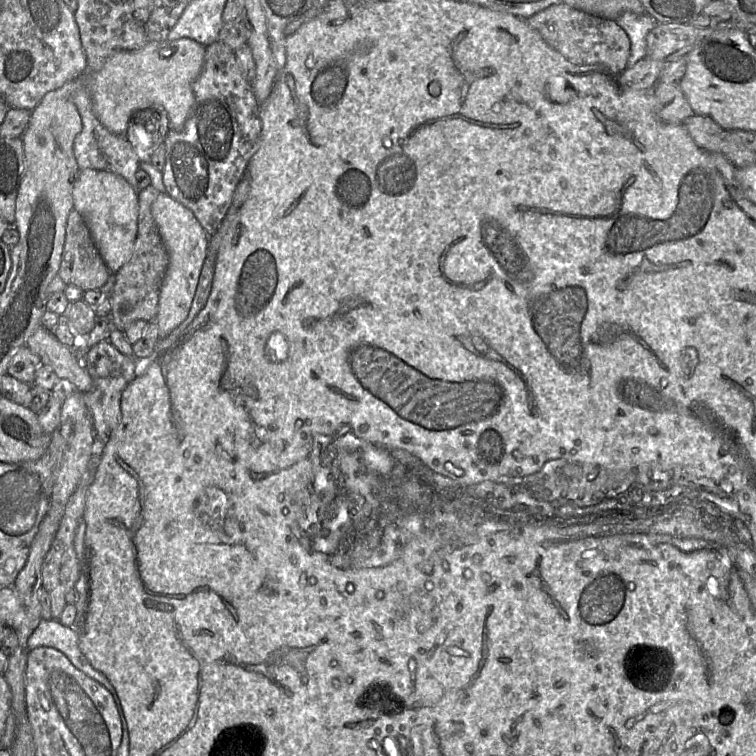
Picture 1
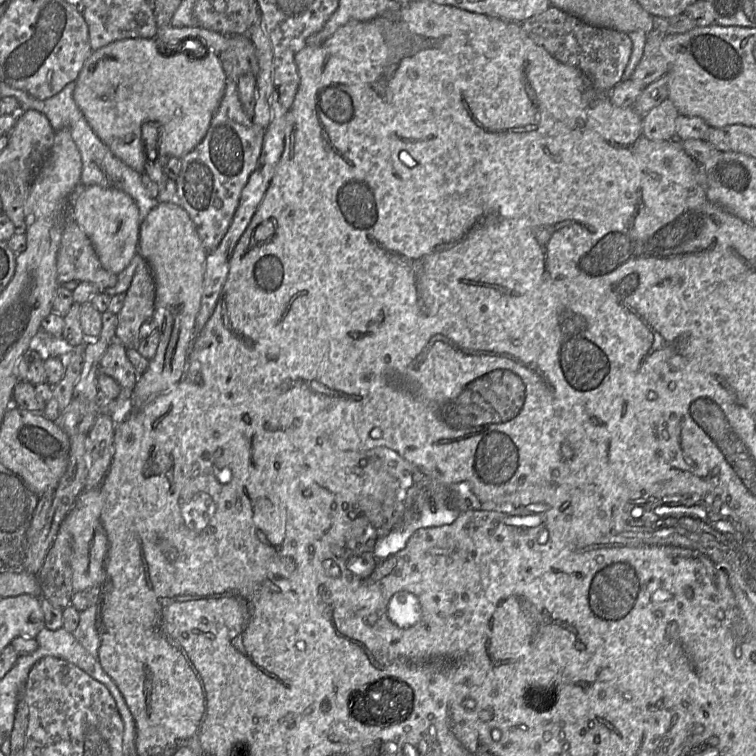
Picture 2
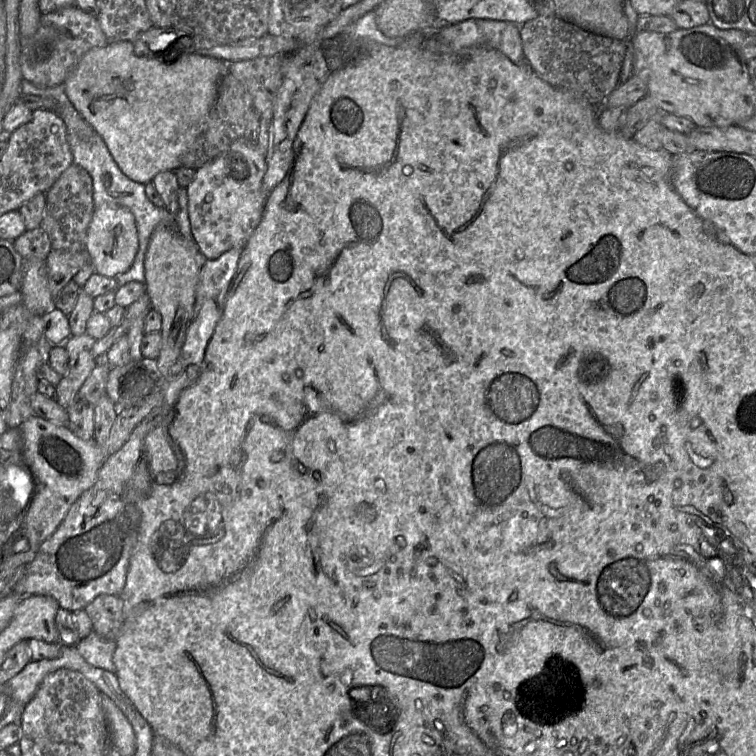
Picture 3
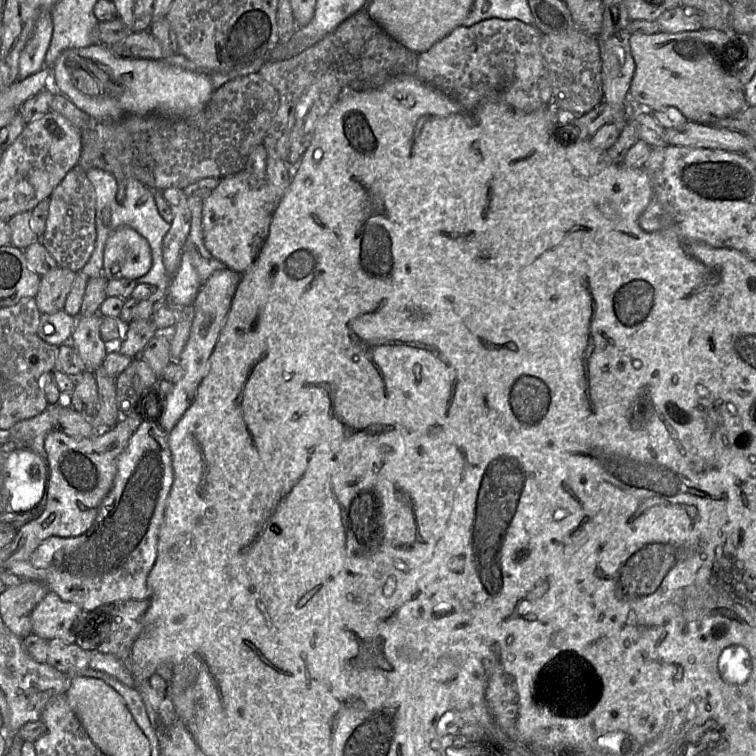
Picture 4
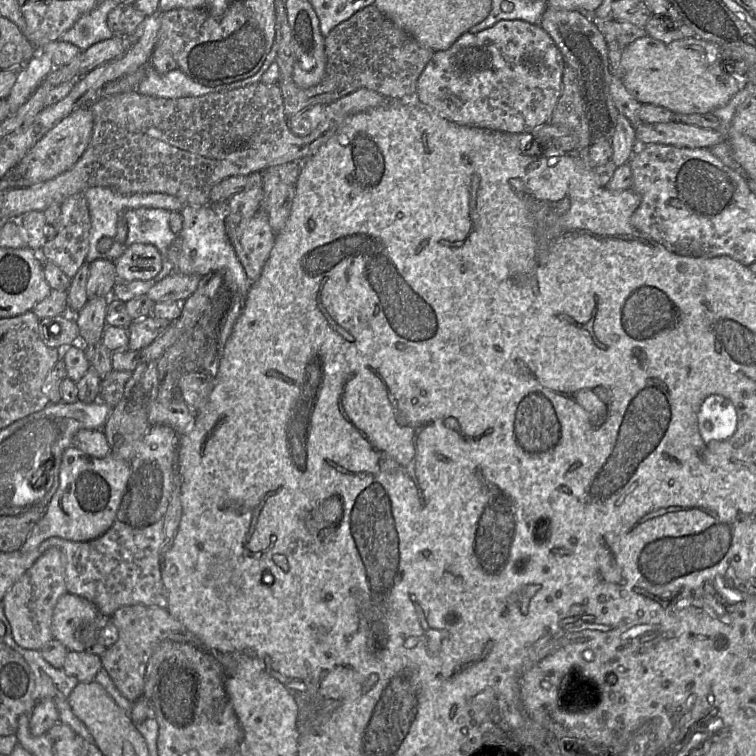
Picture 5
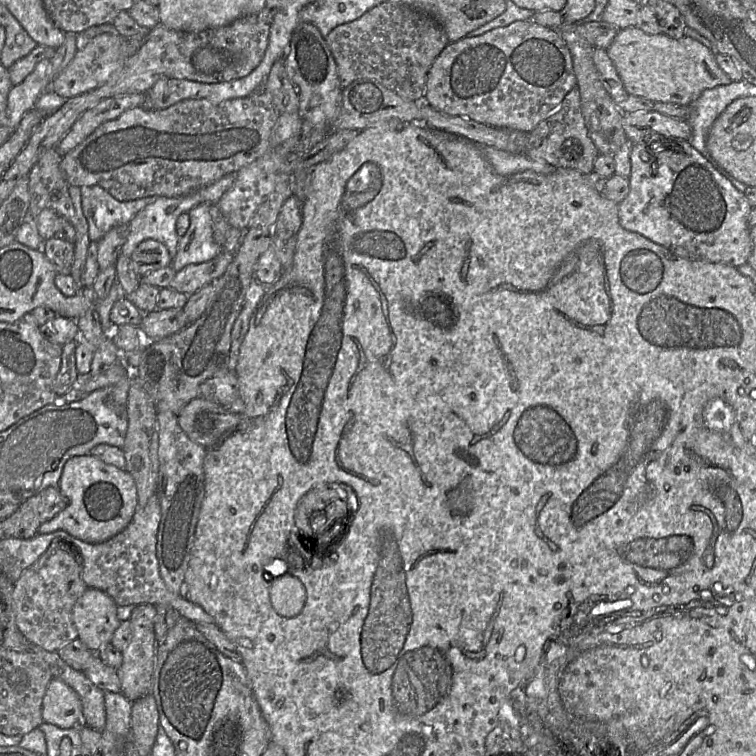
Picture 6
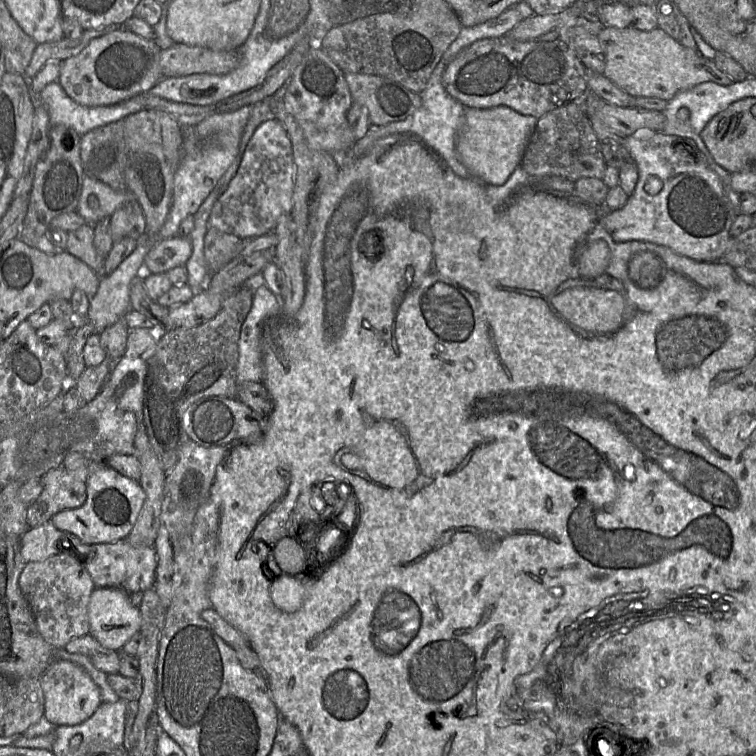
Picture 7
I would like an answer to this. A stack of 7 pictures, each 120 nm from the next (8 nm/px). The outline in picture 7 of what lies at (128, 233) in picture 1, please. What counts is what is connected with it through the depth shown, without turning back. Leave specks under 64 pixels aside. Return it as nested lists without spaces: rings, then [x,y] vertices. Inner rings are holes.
[[[178,235],[154,242],[144,257],[143,271],[157,274],[183,266],[192,254],[188,237]]]

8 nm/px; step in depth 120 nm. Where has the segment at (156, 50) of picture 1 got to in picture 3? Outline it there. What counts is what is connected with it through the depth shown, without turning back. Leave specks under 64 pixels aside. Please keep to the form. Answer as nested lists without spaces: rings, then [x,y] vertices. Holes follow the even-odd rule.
[[[113,41],[100,48],[93,48],[84,54],[75,69],[66,78],[63,85],[65,86],[65,93],[71,104],[85,121],[102,137],[112,158],[121,171],[132,181],[146,185],[159,172],[175,170],[182,165],[181,159],[189,152],[190,148],[206,128],[210,112],[218,96],[219,83],[227,74],[227,64],[229,63],[232,62],[224,62],[223,60],[201,55],[197,52],[183,53],[174,59],[163,59],[158,55],[140,57],[134,53],[134,44],[132,41]]]

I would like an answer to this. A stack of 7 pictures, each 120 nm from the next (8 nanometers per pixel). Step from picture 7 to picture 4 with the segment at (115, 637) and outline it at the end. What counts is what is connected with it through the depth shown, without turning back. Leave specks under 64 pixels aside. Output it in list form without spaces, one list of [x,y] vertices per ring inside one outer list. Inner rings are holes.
[[[49,591],[31,614],[32,634],[46,640],[60,640],[75,644],[76,635],[72,632],[79,614],[86,615],[77,604],[62,600]]]

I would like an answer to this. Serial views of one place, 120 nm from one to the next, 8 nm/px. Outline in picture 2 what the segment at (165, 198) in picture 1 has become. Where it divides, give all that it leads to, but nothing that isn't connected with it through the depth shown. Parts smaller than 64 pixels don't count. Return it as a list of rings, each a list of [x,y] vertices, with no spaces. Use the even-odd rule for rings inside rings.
[[[159,202],[141,221],[138,252],[148,263],[155,281],[156,295],[153,317],[160,332],[160,340],[155,356],[149,360],[147,370],[138,378],[131,396],[129,414],[143,409],[184,378],[188,366],[189,350],[194,341],[195,322],[201,304],[207,258],[207,251],[190,216],[180,204],[172,202]]]

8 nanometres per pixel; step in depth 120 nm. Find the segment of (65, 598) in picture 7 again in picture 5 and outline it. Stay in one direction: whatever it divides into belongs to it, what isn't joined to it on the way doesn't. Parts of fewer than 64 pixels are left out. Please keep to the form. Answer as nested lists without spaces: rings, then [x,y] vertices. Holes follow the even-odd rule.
[[[50,548],[8,590],[2,600],[13,639],[18,645],[40,651],[54,639],[51,627],[53,611],[57,601],[65,593],[68,593],[65,581],[65,557],[57,548]]]

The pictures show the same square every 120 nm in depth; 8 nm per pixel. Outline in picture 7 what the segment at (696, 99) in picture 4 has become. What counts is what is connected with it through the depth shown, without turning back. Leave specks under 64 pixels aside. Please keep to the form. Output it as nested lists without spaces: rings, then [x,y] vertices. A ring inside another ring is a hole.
[[[632,26],[622,29],[604,27],[597,37],[605,55],[604,75],[634,97],[669,101],[677,93],[704,82],[724,86],[734,82],[713,60],[702,56],[697,49],[681,45],[659,27],[651,31],[641,31]]]

